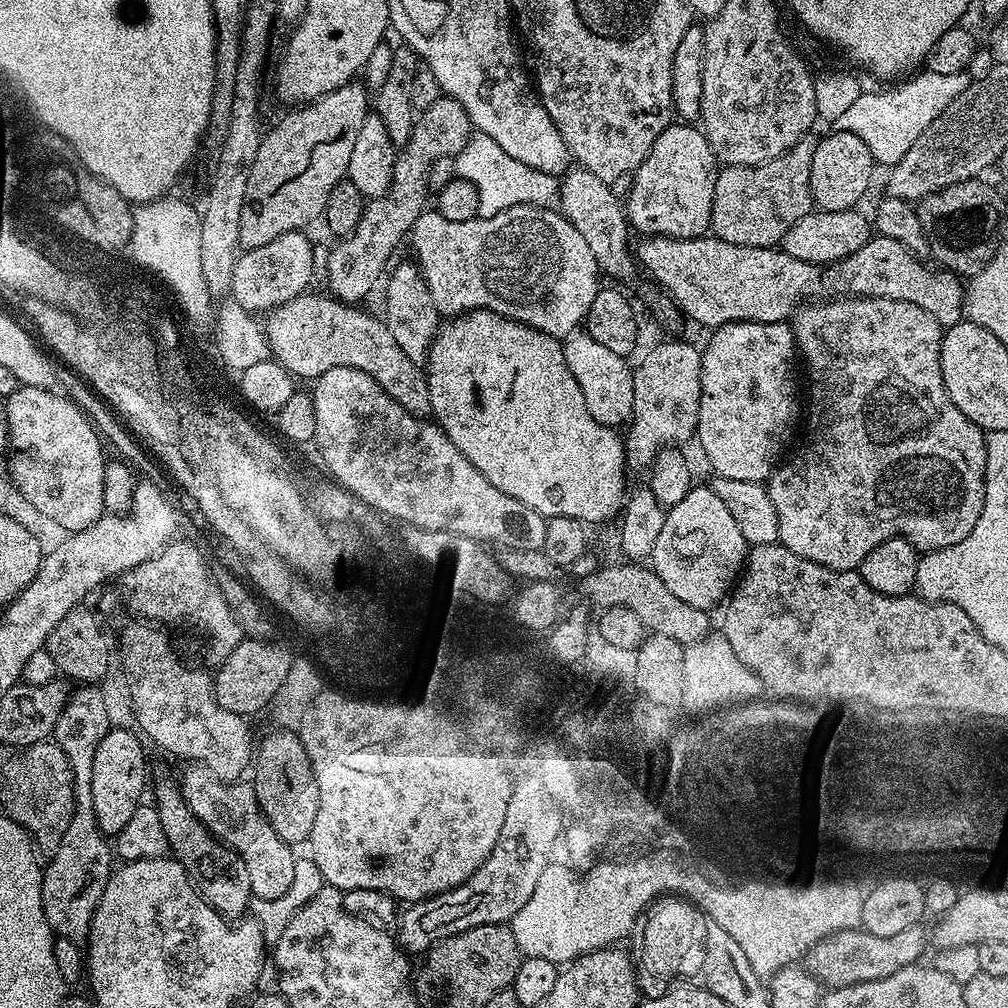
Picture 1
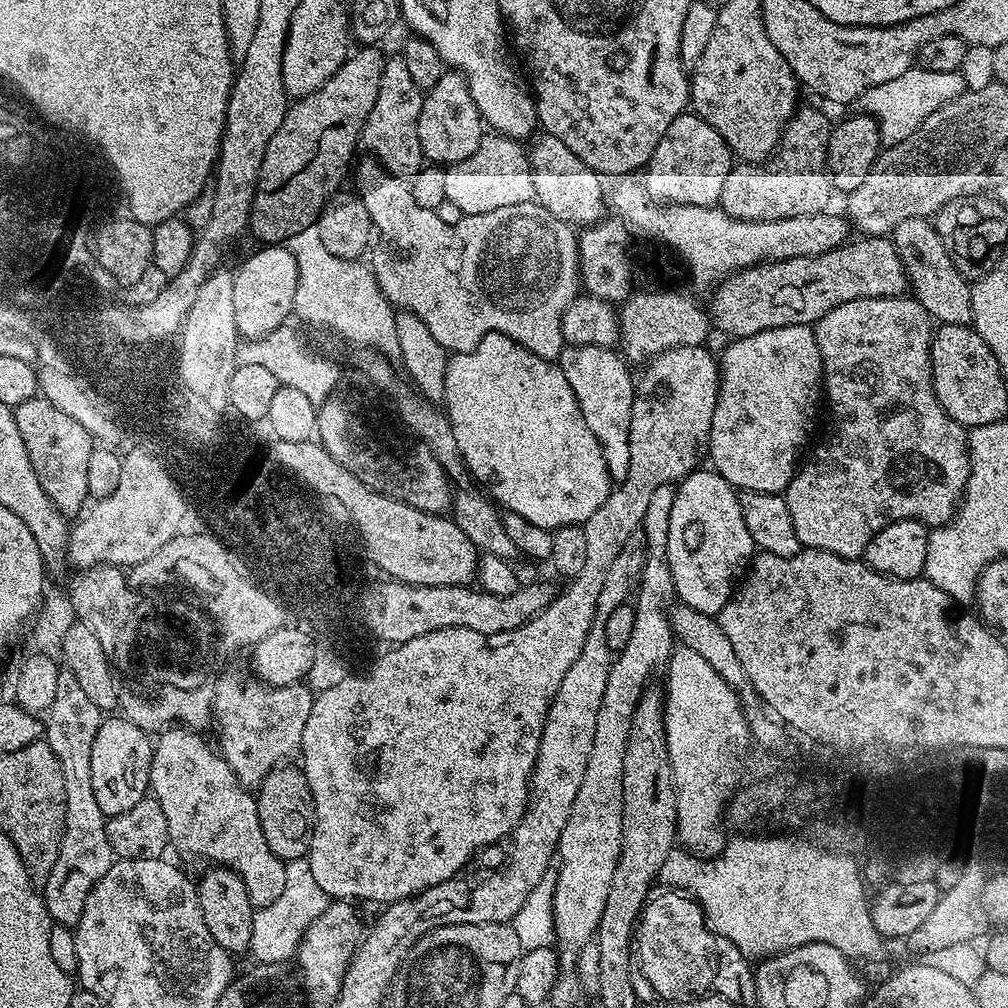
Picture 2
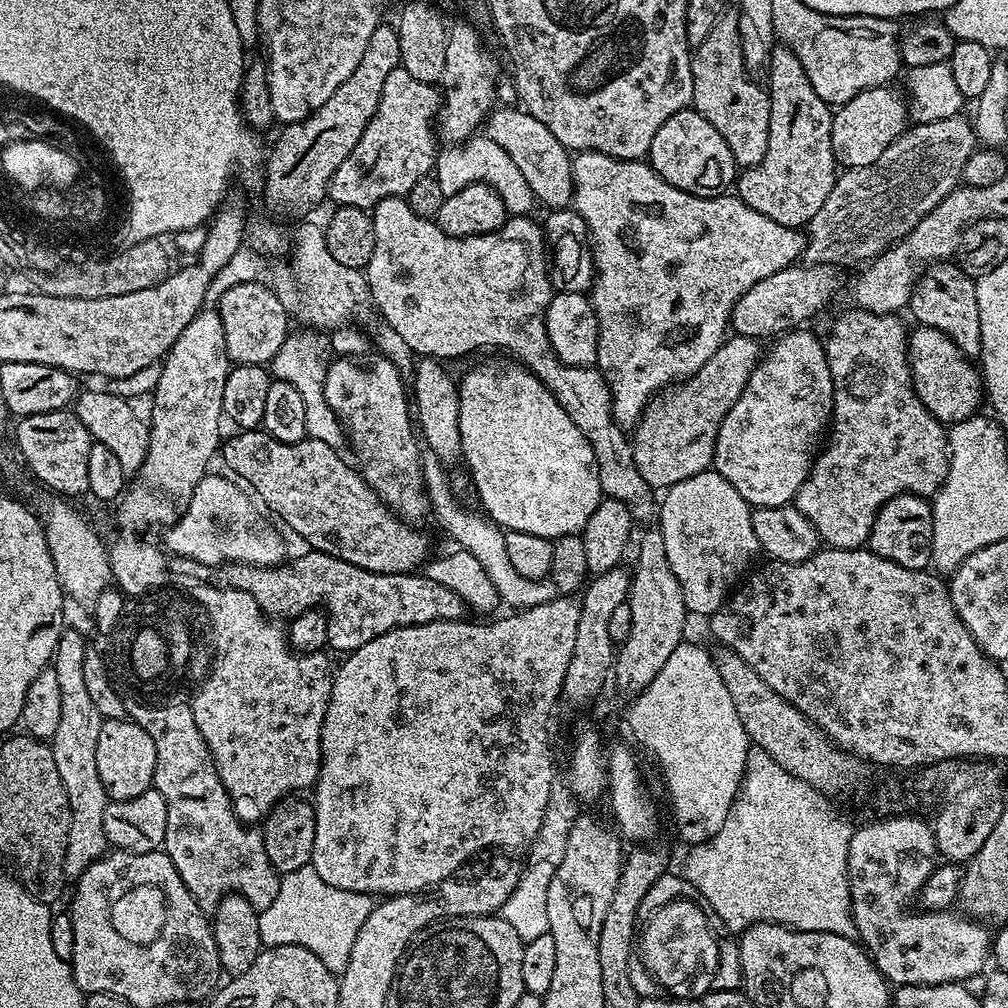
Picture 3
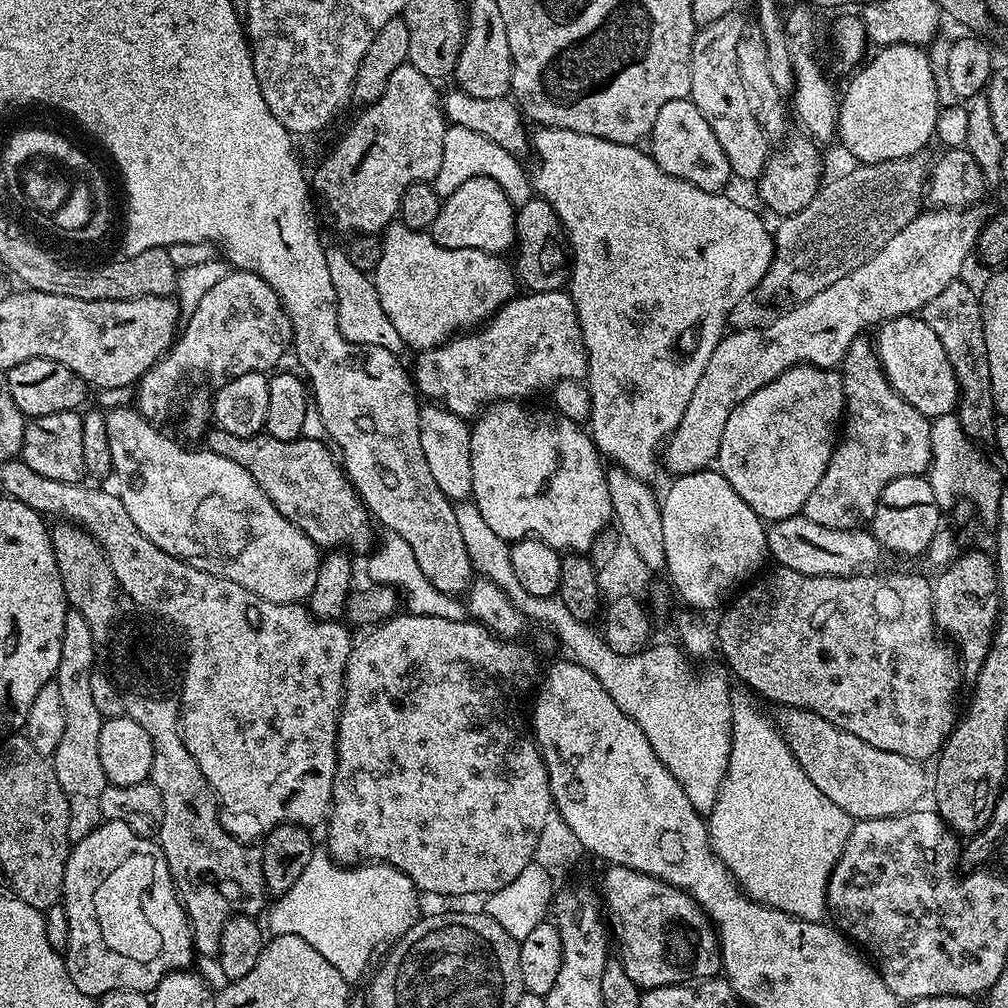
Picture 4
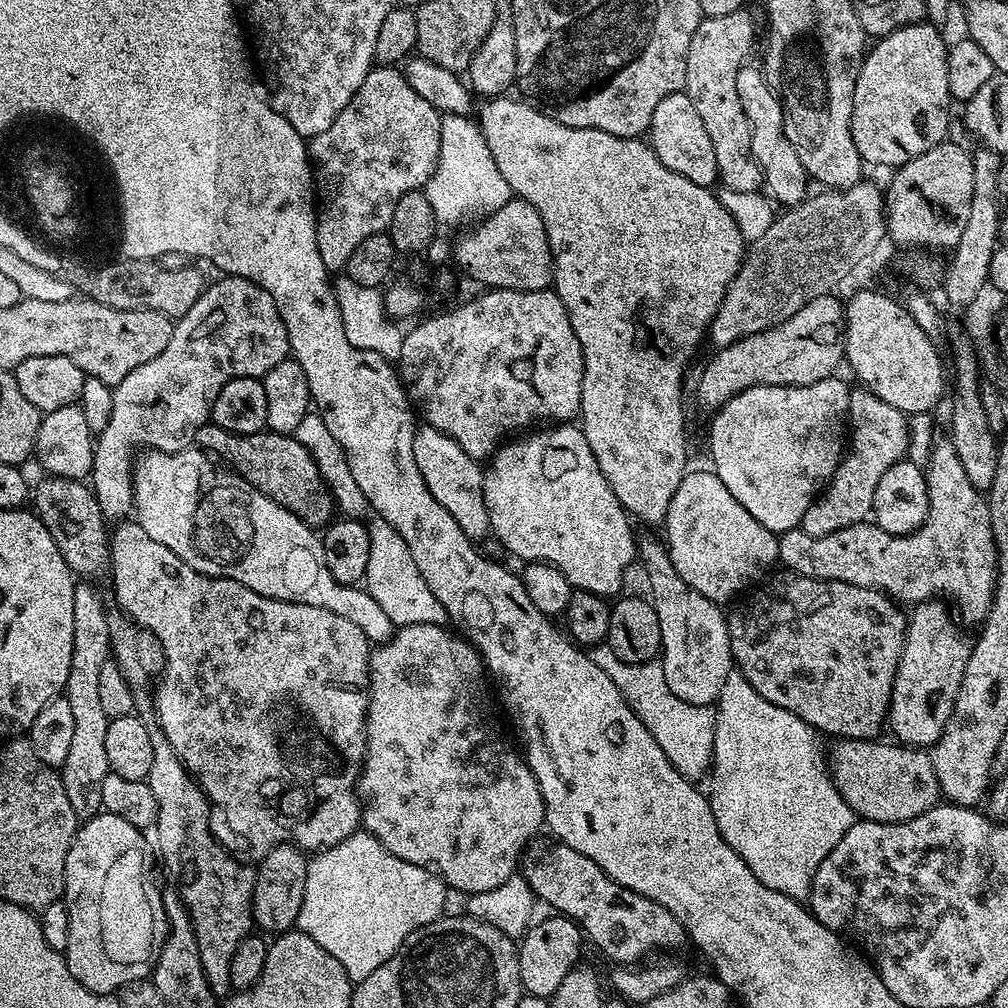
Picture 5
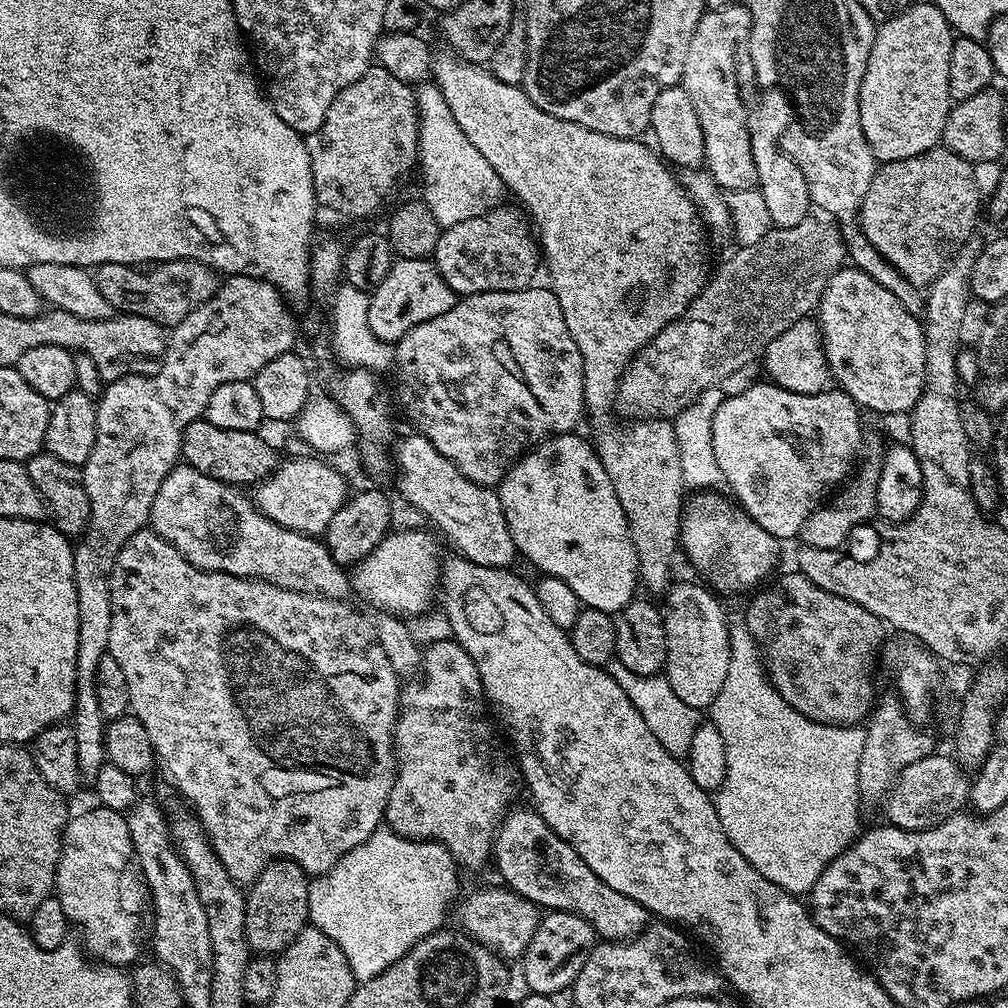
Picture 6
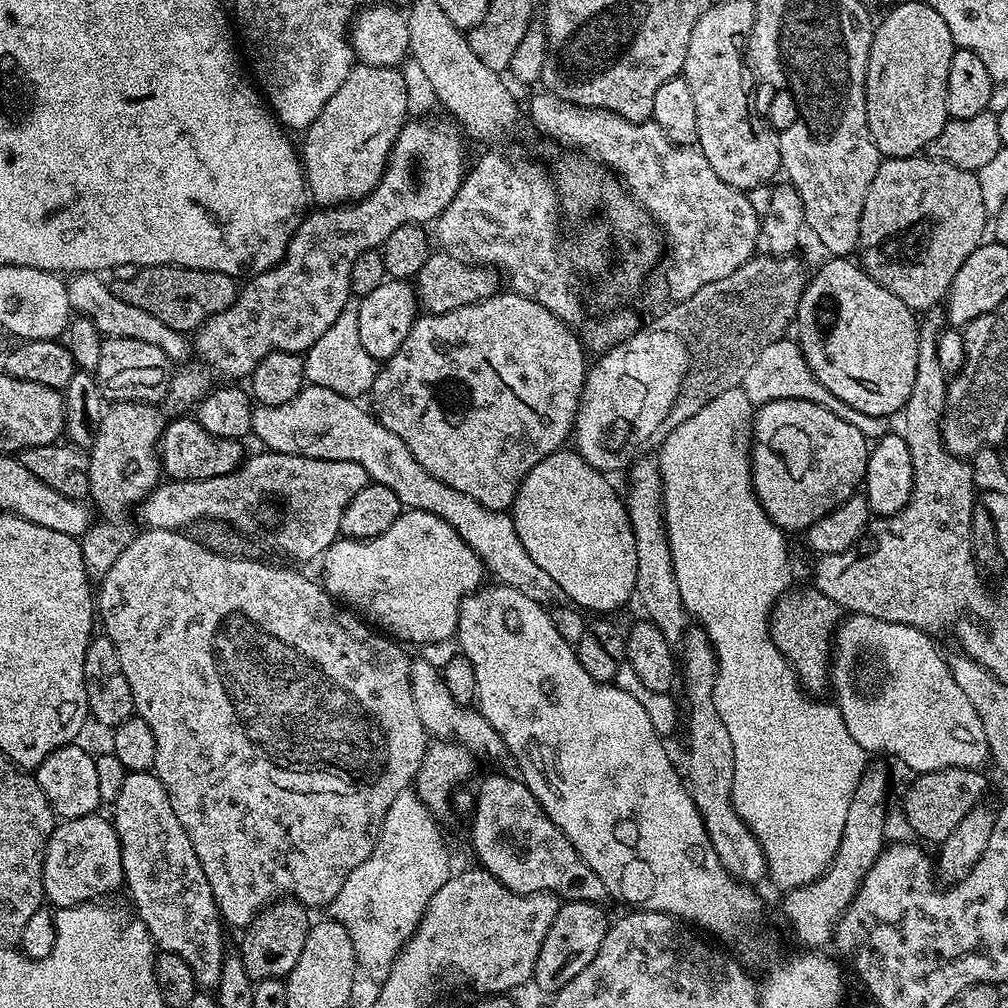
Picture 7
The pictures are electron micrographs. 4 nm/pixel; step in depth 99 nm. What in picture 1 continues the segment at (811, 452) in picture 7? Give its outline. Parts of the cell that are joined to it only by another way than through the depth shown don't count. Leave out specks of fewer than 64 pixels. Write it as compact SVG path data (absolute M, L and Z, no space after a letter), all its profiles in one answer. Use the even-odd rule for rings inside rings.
M730 322L715 329L711 333L708 345L703 345L700 353L702 370L700 371L700 405L698 406L698 422L694 433L695 439L700 439L700 448L708 459L711 470L717 476L739 478L742 482L764 482L778 467L778 461L785 455L784 447L796 428L796 376L792 373L792 363L797 363L796 339L792 333L791 323L763 324L762 322Z

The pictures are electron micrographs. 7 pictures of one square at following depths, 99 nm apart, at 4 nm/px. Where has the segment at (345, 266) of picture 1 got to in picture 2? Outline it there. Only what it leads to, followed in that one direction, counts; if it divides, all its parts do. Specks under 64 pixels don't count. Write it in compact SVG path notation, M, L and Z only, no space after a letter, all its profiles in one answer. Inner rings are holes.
M451 70L444 71L436 85L424 92L422 114L418 114L418 142L424 151L425 161L441 166L451 166L462 162L466 158L470 158L470 154L474 154L480 149L485 135L485 122L480 117L478 106L474 106L474 98L470 98L470 90L463 74Z

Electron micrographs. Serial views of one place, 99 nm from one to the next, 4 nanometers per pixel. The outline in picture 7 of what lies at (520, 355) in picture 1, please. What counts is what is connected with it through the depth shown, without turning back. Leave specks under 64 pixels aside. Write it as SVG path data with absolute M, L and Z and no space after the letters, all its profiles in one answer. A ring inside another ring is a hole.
M561 450L542 458L530 474L526 474L516 492L516 501L512 503L510 515L526 546L526 554L558 582L561 593L568 596L573 605L592 614L612 614L629 599L633 599L636 590L636 551L634 550L634 530L630 526L625 501L612 489L607 475L587 464L579 452Z

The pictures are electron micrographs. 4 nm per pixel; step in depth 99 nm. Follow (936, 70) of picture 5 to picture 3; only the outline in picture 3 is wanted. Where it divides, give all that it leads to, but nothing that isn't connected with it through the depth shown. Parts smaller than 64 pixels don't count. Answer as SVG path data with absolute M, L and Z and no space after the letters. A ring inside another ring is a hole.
M892 86L867 88L850 102L839 105L832 118L832 149L837 165L841 169L870 166L882 158L882 150L890 146L906 131L910 117L906 100Z

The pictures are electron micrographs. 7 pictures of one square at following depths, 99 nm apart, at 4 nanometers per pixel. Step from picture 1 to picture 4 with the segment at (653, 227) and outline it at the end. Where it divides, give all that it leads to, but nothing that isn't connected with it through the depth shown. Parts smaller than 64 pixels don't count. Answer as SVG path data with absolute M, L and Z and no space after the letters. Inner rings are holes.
M689 98L666 102L662 110L658 110L658 118L654 118L654 126L650 133L650 155L663 172L674 178L682 178L694 186L707 192L719 193L733 179L726 154L722 154L722 146L718 146L718 138L714 138L714 130L710 130L710 122L702 118L698 106Z

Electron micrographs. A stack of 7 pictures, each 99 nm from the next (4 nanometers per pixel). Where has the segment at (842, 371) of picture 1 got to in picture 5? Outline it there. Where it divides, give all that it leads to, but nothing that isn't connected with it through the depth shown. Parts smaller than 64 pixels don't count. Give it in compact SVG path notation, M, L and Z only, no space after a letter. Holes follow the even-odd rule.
M856 386L848 393L847 427L850 439L846 444L846 455L841 459L832 481L817 496L816 500L802 514L800 527L811 536L829 536L847 528L855 529L872 514L874 490L890 466L908 455L909 417L899 412L890 402L882 402L874 393L863 386Z

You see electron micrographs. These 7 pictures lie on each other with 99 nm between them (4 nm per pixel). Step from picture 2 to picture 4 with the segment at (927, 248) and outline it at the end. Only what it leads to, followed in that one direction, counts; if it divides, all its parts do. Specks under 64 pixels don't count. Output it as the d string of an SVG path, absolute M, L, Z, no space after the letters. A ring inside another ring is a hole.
M963 279L950 282L938 298L930 298L922 310L922 318L934 334L938 334L938 342L946 350L946 358L950 358L950 366L954 366L954 378L958 382L960 402L956 405L954 415L960 420L960 425L970 439L977 445L991 445L994 438L994 426L998 413L992 383L990 382L990 362L986 354L986 334L984 319L980 309L980 297L977 289L964 284Z

